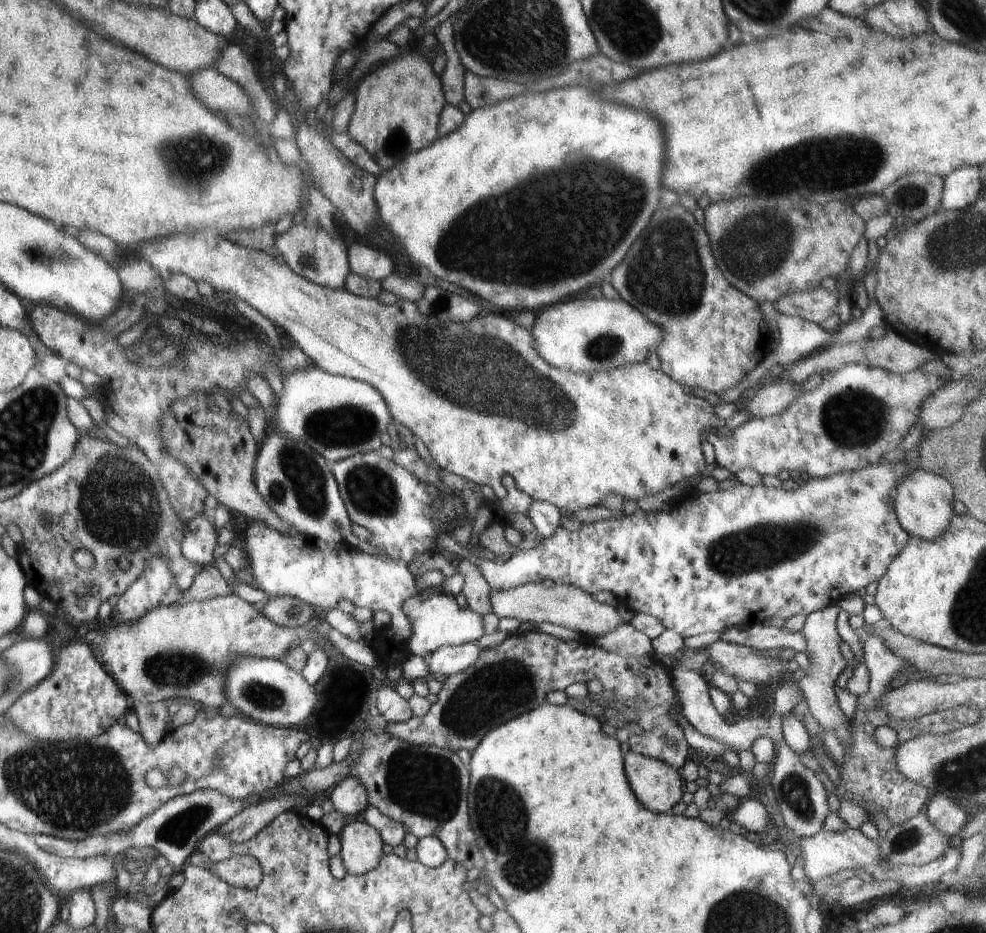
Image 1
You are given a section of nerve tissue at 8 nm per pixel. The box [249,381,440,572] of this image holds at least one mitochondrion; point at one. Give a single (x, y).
(300, 478)

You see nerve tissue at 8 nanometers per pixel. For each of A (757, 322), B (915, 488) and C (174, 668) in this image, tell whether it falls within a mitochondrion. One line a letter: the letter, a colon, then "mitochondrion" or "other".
A: other
B: other
C: mitochondrion

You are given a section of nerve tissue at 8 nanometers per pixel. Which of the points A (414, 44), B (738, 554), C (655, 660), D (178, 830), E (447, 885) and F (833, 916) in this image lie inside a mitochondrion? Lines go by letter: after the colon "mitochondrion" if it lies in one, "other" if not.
A: other
B: mitochondrion
C: other
D: mitochondrion
E: other
F: other

